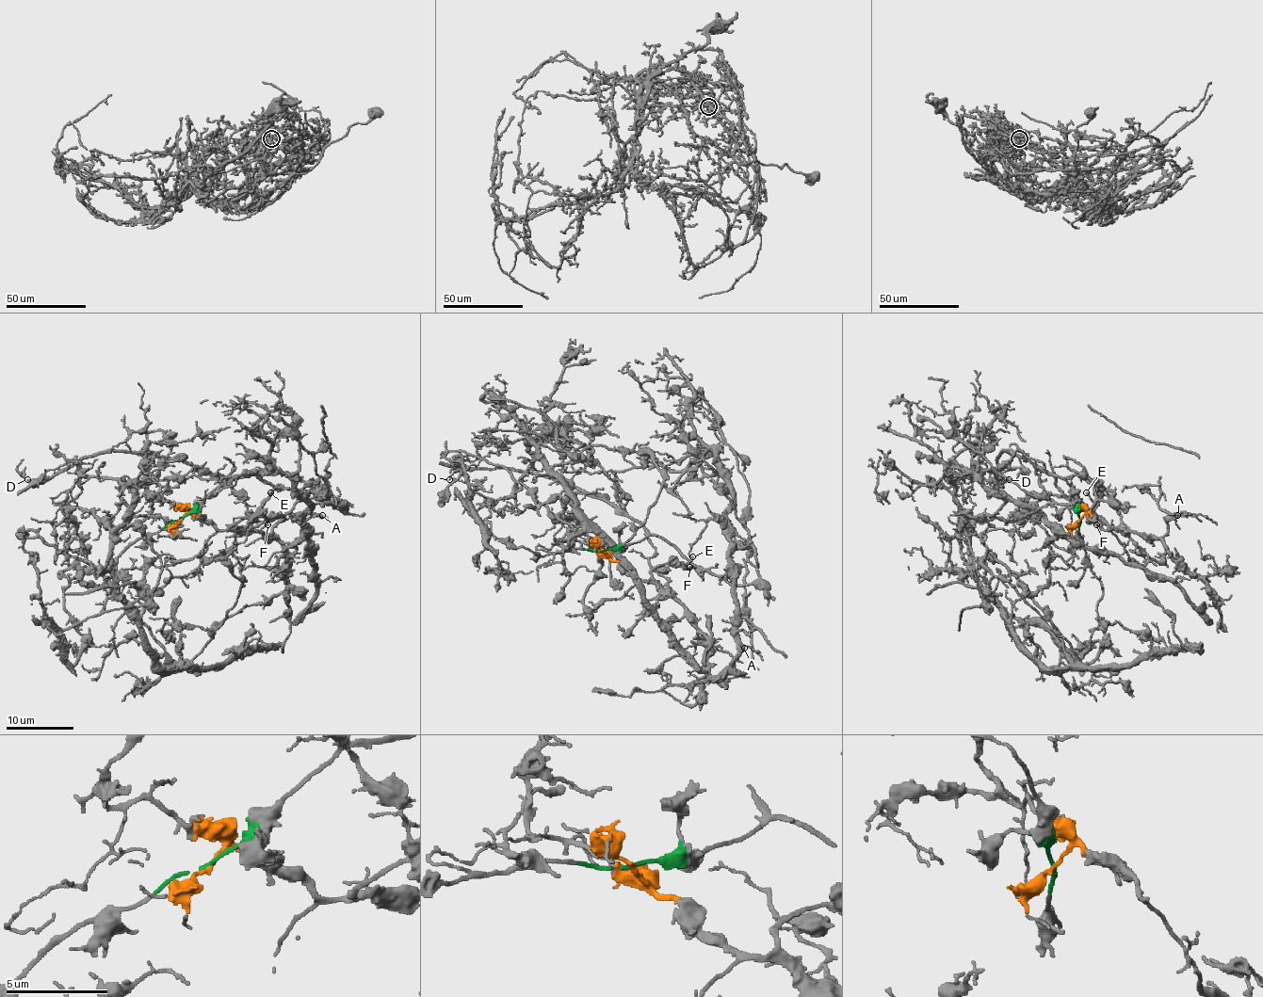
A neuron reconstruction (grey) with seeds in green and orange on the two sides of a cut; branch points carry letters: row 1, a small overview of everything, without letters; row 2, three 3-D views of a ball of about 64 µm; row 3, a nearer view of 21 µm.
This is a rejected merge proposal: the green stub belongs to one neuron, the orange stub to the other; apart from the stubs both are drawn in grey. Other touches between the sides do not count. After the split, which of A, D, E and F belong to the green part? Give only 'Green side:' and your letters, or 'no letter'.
Green side: D

